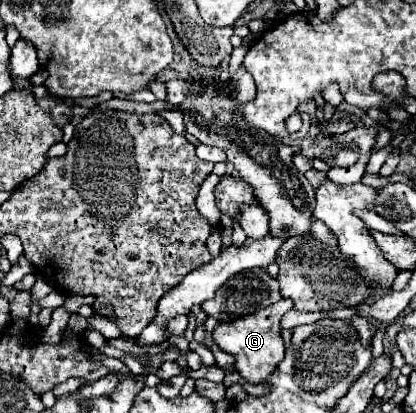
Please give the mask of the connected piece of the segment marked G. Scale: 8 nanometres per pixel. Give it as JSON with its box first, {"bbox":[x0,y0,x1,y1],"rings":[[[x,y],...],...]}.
{"bbox":[212,299,294,383],"rings":[[[280,299],[278,303],[258,309],[250,315],[238,317],[234,321],[226,321],[220,323],[214,331],[212,337],[218,343],[218,347],[230,355],[234,355],[236,359],[236,371],[248,379],[250,383],[262,383],[266,379],[266,375],[270,375],[270,371],[274,371],[274,367],[282,361],[284,355],[284,341],[280,337],[280,319],[286,311],[292,309],[294,303],[290,303],[290,299]]]}

